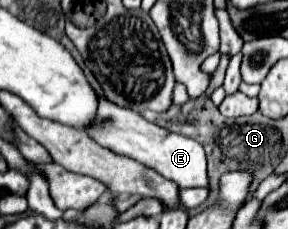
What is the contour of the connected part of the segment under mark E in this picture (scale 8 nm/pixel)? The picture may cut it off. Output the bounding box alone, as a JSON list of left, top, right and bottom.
[86,96,208,188]

